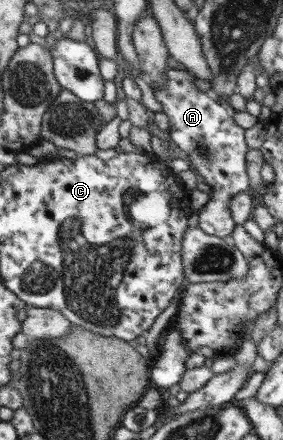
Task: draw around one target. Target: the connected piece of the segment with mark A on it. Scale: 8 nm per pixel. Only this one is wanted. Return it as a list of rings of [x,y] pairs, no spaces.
[[[166,69],[166,77],[160,89],[153,91],[154,99],[162,108],[161,113],[165,113],[168,119],[168,141],[174,143],[190,161],[190,167],[201,177],[201,187],[207,189],[207,203],[197,212],[197,226],[205,233],[219,238],[226,237],[232,233],[235,226],[234,220],[228,213],[228,204],[234,196],[248,192],[249,177],[245,170],[245,153],[247,147],[244,141],[244,129],[238,127],[233,121],[231,112],[227,111],[224,106],[217,103],[210,93],[202,93],[193,88],[192,76],[187,71],[180,69]]]

